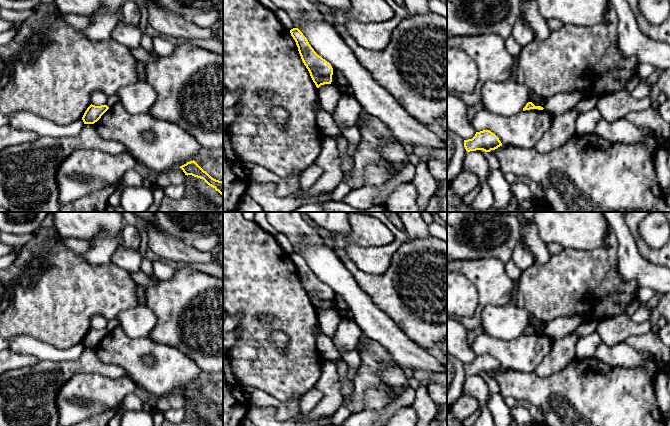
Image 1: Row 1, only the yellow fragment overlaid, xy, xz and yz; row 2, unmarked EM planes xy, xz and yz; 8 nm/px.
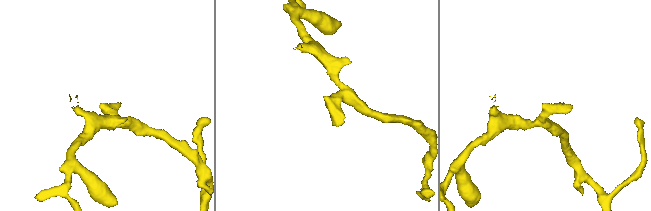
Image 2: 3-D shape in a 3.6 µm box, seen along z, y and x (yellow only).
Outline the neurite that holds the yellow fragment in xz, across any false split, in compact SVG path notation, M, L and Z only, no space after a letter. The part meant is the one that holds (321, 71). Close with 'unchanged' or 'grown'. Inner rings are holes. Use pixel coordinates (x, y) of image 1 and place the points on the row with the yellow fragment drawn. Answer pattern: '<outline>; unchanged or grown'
M298 28L291 29L290 33L316 87L319 88L321 85L331 84L333 75L331 64L314 51L307 38Z; unchanged

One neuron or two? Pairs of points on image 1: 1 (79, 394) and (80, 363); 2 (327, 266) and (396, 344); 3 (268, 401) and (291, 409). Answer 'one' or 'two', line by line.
1: two
2: one
3: one

